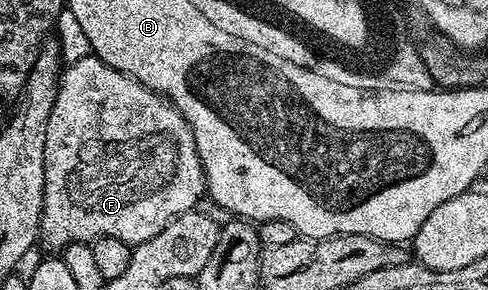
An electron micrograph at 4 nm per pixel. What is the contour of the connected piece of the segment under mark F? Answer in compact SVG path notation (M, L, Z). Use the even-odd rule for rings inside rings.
M92 55L79 59L73 64L66 64L61 74L59 91L55 95L55 107L51 107L51 119L47 119L47 143L43 147L43 167L45 168L45 190L43 191L43 207L41 208L41 230L39 241L46 245L49 251L61 251L70 242L92 243L100 237L111 239L123 239L131 247L151 239L159 231L163 231L175 218L184 213L196 210L206 196L205 172L201 166L201 160L195 147L195 139L187 119L177 110L168 97L156 93L143 83L139 83L127 73L115 71L107 63L103 63L98 57Z

